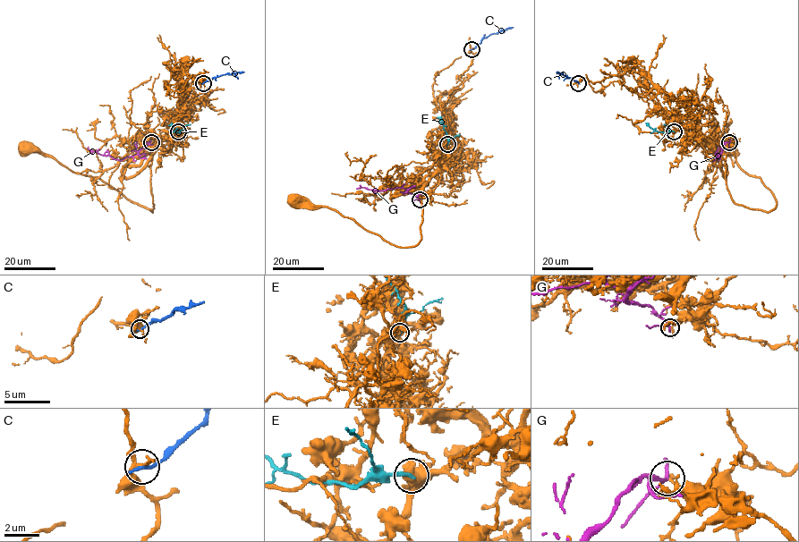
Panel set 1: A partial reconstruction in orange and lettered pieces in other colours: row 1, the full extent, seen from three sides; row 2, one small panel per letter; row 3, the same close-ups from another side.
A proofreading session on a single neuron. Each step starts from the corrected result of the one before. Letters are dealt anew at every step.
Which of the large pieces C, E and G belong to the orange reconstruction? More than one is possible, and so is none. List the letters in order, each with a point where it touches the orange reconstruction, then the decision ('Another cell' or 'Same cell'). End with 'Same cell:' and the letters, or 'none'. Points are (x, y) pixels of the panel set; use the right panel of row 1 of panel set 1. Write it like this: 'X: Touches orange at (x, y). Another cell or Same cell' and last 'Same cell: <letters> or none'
C: Touches orange at (578, 83). Another cell
E: Touches orange at (674, 131). Another cell
G: Touches orange at (729, 142). Another cell
Same cell: none

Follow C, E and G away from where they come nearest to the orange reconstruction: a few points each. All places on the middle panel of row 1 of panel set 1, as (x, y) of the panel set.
C: (471, 49), (483, 38), (513, 27)
E: (447, 144), (447, 133), (442, 121), (437, 117)
G: (420, 199), (403, 188), (382, 190), (357, 188)

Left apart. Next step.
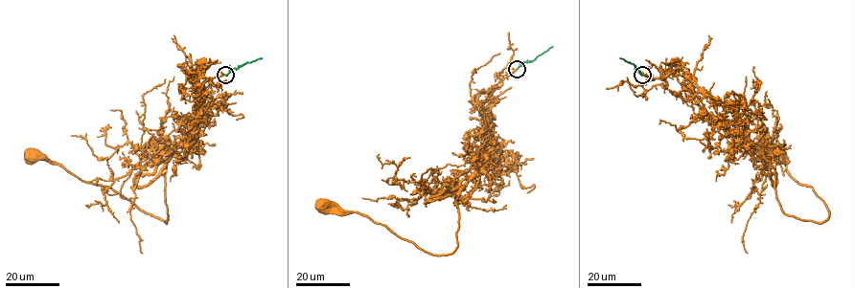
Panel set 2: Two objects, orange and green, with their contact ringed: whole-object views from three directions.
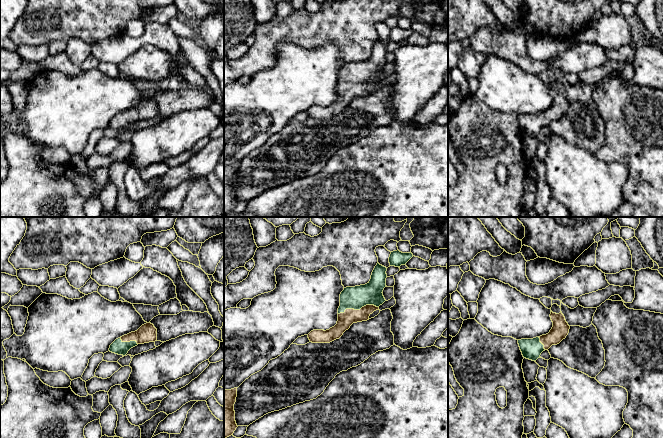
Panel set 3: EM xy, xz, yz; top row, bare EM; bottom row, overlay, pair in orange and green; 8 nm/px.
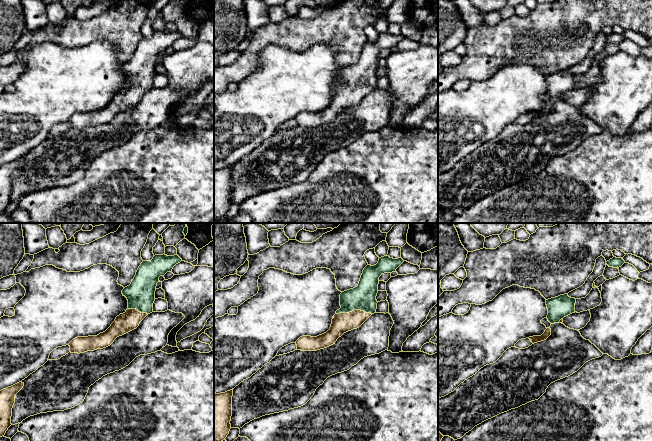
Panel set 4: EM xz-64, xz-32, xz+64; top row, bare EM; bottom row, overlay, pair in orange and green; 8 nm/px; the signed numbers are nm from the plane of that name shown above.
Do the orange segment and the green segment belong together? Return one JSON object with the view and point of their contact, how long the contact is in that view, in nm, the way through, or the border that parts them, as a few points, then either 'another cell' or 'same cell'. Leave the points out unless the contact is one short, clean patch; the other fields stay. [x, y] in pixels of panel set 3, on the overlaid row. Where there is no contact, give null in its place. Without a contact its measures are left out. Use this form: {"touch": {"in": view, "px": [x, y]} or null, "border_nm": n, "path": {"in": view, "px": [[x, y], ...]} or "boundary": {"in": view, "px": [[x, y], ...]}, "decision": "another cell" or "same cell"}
{"touch": {"in": "xz", "px": [358, 310]}, "border_nm": 340, "path": {"in": "xz", "px": [[345, 320], [358, 310], [356, 297]]}, "decision": "same cell"}

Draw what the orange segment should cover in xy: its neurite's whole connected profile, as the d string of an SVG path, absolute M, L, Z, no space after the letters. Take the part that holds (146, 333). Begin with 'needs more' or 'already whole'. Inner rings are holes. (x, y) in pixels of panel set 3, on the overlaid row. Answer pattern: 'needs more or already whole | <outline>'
needs more | M151 323L142 325L137 331L131 332L116 339L109 348L109 351L118 355L125 356L128 351L137 346L157 341L157 329Z

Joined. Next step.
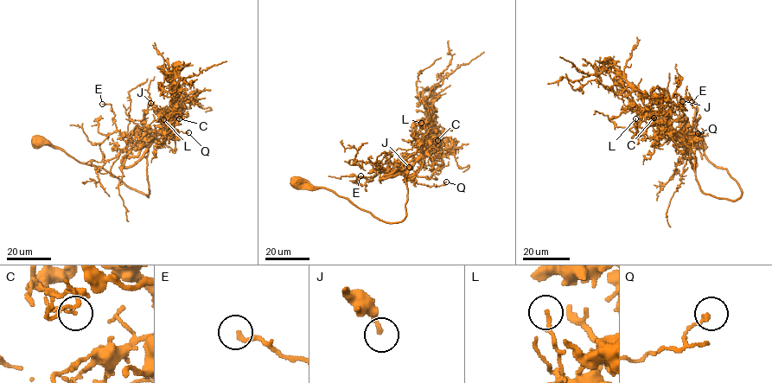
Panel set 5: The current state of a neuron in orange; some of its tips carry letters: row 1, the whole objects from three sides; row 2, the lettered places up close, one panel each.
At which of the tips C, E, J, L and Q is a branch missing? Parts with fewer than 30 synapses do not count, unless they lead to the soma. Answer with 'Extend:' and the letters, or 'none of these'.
Extend: none of these

